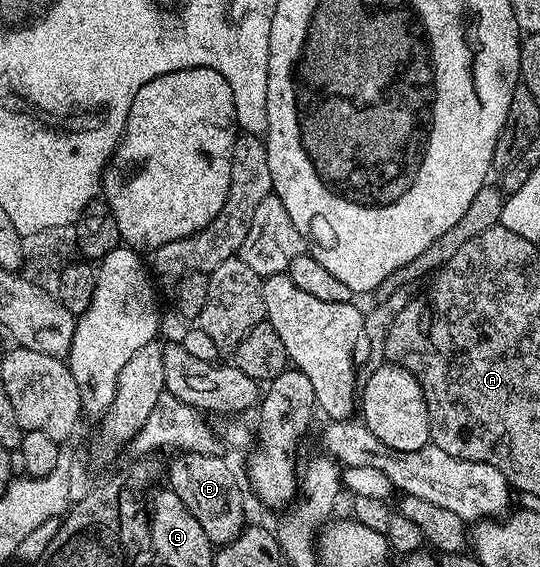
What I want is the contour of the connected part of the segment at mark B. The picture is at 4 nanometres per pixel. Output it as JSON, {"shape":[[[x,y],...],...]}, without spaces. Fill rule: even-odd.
{"shape":[[[180,452],[176,459],[166,466],[166,482],[172,491],[190,508],[190,516],[202,524],[202,532],[212,541],[213,547],[219,548],[230,544],[243,532],[244,498],[240,495],[240,486],[236,483],[236,474],[228,467],[228,462],[215,454],[189,454]]]}

